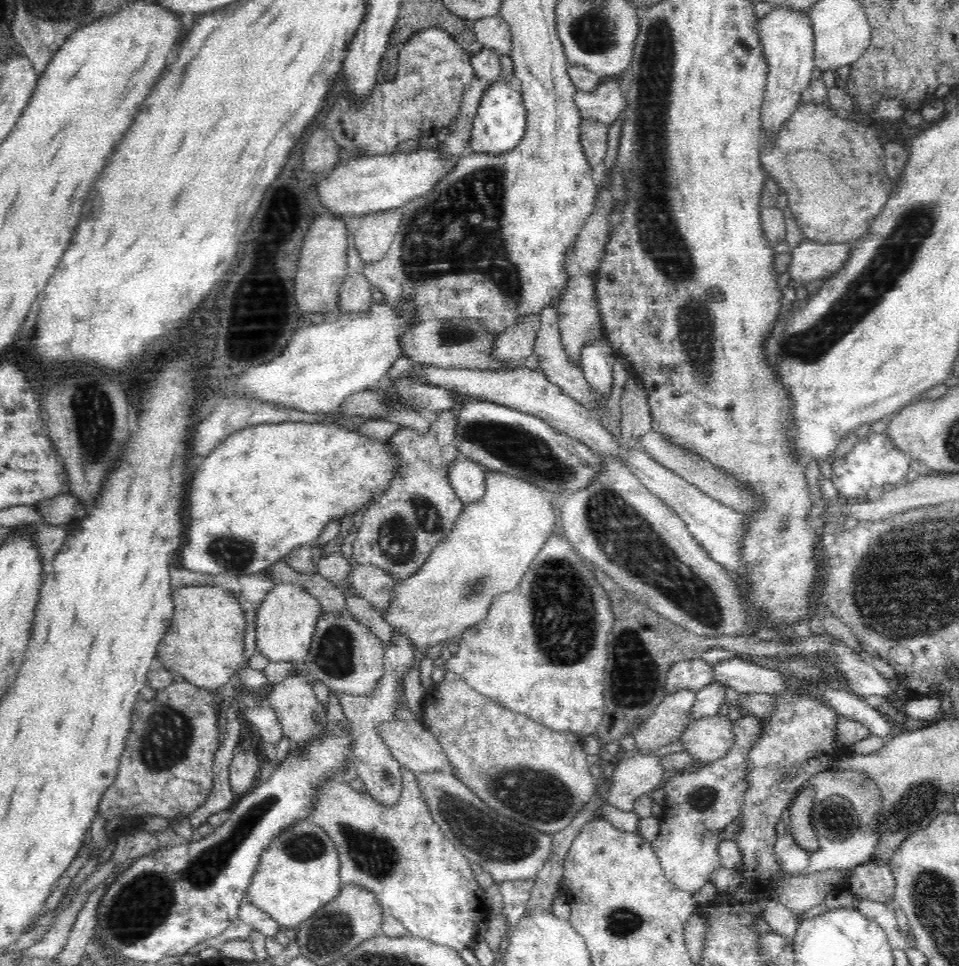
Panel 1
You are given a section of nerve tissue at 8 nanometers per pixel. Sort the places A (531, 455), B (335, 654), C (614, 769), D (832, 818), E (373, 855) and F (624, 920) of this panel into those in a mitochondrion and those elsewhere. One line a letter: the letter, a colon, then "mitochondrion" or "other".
A: mitochondrion
B: mitochondrion
C: other
D: mitochondrion
E: mitochondrion
F: mitochondrion

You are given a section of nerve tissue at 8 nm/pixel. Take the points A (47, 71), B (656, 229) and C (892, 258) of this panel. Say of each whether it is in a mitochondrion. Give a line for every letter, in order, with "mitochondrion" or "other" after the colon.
A: other
B: mitochondrion
C: mitochondrion

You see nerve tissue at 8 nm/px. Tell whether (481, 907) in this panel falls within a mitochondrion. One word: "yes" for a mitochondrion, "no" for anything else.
no

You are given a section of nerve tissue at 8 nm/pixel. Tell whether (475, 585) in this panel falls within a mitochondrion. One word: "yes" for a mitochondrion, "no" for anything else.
yes

